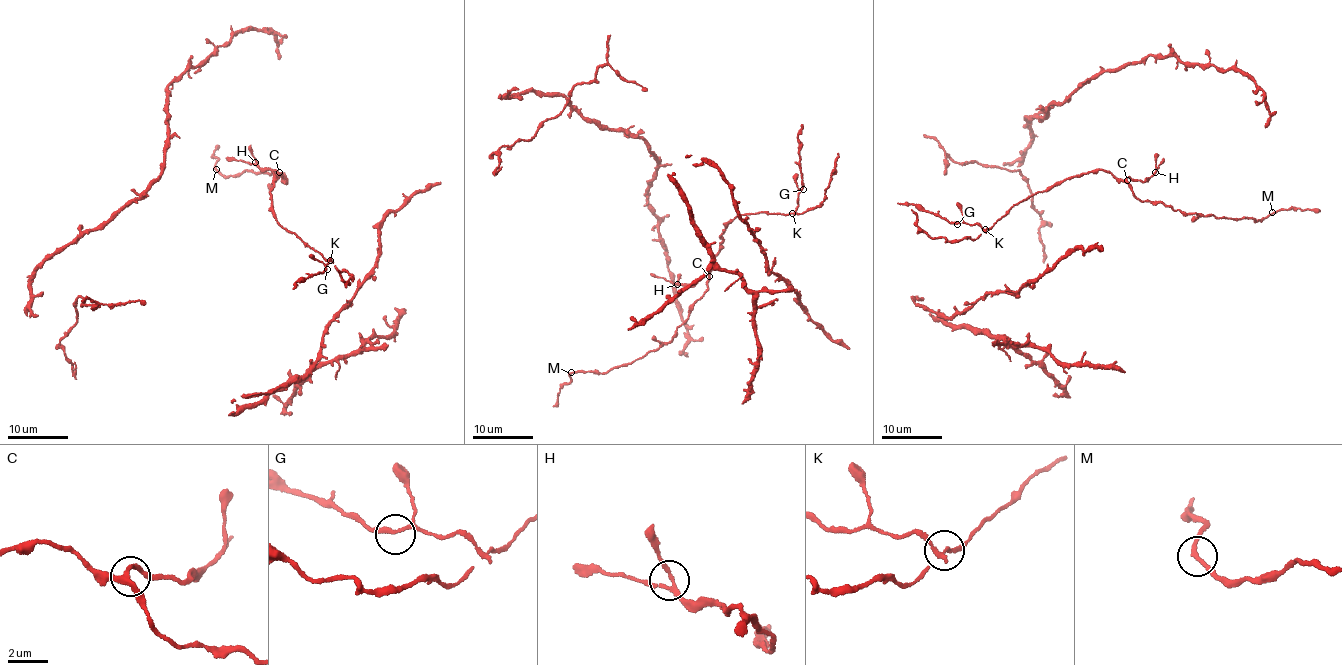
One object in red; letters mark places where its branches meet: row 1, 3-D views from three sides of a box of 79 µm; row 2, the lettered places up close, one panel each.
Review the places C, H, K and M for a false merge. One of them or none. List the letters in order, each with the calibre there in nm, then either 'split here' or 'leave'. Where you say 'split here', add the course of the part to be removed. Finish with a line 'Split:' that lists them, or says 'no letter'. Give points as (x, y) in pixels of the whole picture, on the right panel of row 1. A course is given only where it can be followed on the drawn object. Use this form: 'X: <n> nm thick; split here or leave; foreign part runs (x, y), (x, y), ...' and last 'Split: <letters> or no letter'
C: 240 nm thick; leave
H: 160 nm thick; leave
K: 140 nm thick; split here; foreign part runs (986, 229), (977, 224), (958, 223), (914, 205), (897, 204)
M: 180 nm thick; leave
Split: K

